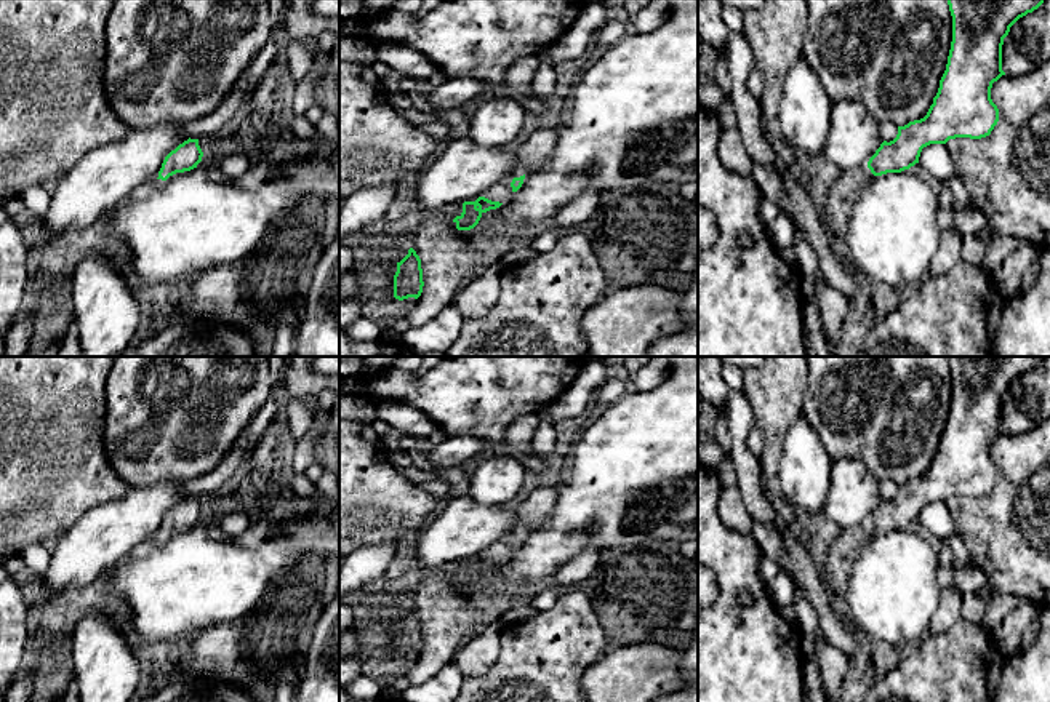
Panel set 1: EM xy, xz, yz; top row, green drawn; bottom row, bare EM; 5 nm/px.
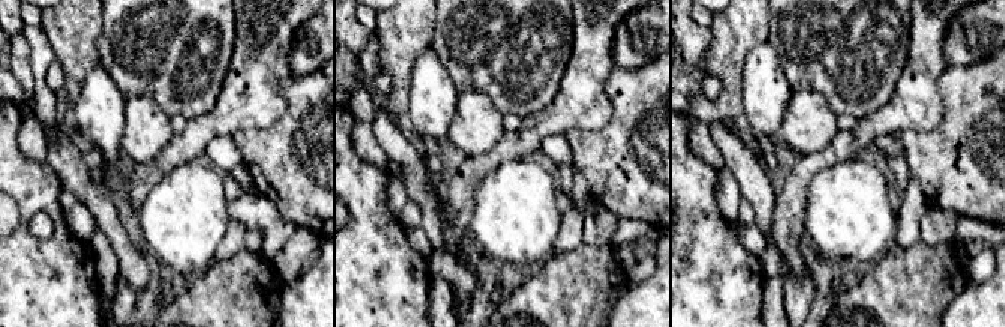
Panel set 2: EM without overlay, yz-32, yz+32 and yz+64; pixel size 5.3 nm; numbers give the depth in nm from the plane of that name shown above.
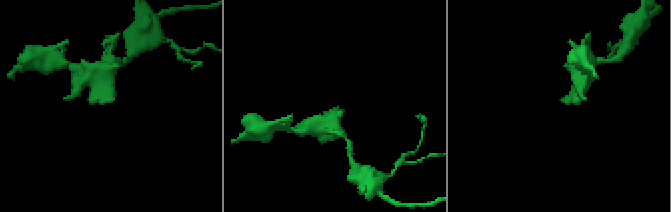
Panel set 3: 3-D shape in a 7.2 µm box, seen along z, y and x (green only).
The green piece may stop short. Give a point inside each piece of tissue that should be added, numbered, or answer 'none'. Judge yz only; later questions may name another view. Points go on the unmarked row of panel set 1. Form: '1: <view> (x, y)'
1: yz (847, 544)

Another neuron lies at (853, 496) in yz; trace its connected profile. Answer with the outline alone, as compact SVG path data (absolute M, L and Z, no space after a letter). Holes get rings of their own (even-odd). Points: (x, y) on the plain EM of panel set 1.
M860 459L831 461L831 488L824 499L824 513L840 529L868 525L882 501L879 480Z

